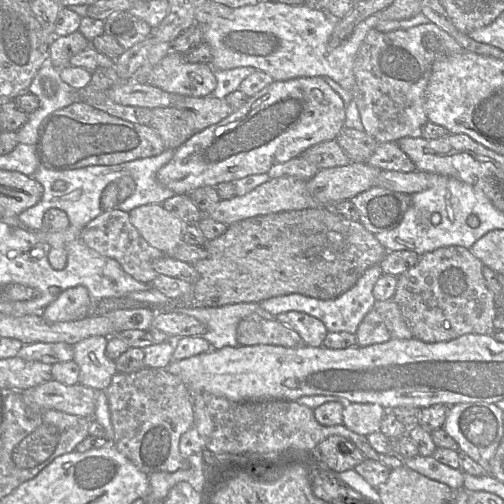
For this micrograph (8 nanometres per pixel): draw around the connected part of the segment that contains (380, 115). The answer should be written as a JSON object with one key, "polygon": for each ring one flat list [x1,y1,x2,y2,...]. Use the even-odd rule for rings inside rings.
{"polygon":[[432,22,406,29,368,31,354,61,353,98,364,131,378,143,404,137,421,137,428,121,424,108,425,89,433,64,444,57,462,53,456,40]]}

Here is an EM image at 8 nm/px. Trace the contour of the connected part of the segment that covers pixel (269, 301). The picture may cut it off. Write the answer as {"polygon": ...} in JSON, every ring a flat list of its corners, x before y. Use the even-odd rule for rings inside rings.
{"polygon":[[379,265,368,268,351,289,334,299,322,300,298,293,291,293,267,298,260,301,259,304,275,317,280,313,288,311,304,312,322,321,330,332,349,332,355,334,363,318,374,307,376,300,373,296,373,288,382,274,383,272]]}

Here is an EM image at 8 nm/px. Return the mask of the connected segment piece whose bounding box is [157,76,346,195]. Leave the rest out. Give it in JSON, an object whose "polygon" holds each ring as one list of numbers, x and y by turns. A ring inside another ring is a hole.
{"polygon":[[321,76,273,81,230,115,199,132,175,149,172,159,157,172,157,180,175,194,188,194,203,186,235,182,253,174,267,173,273,165,301,155,310,146,334,140,345,122,344,101]]}

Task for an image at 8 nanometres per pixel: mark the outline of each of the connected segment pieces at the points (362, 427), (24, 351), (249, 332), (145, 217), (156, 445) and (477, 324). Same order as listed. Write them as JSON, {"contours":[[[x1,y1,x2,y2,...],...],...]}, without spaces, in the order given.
{"contours":[[[351,403,343,409,342,424,356,434,368,436,380,431,385,412,379,404]],[[31,343,23,345,17,357,26,361,38,361,48,365,73,361,73,345,67,343]],[[250,314,240,320,236,330,236,338,241,346,302,347,306,345,293,328,277,320,264,319,257,314]],[[146,204,129,213,132,225,152,247,172,256,172,251,182,243,184,223,163,208,162,204]],[[144,367,128,374,117,372,105,395,114,429,114,445,139,470,152,474,190,468,190,462,180,454,179,441,182,434,194,426,193,393,179,377,165,368]],[[447,246,420,255,415,266,397,277,392,300,398,304,415,338,436,343,450,341,464,334,493,335,497,315,495,296,486,285,483,266,471,249]]]}

